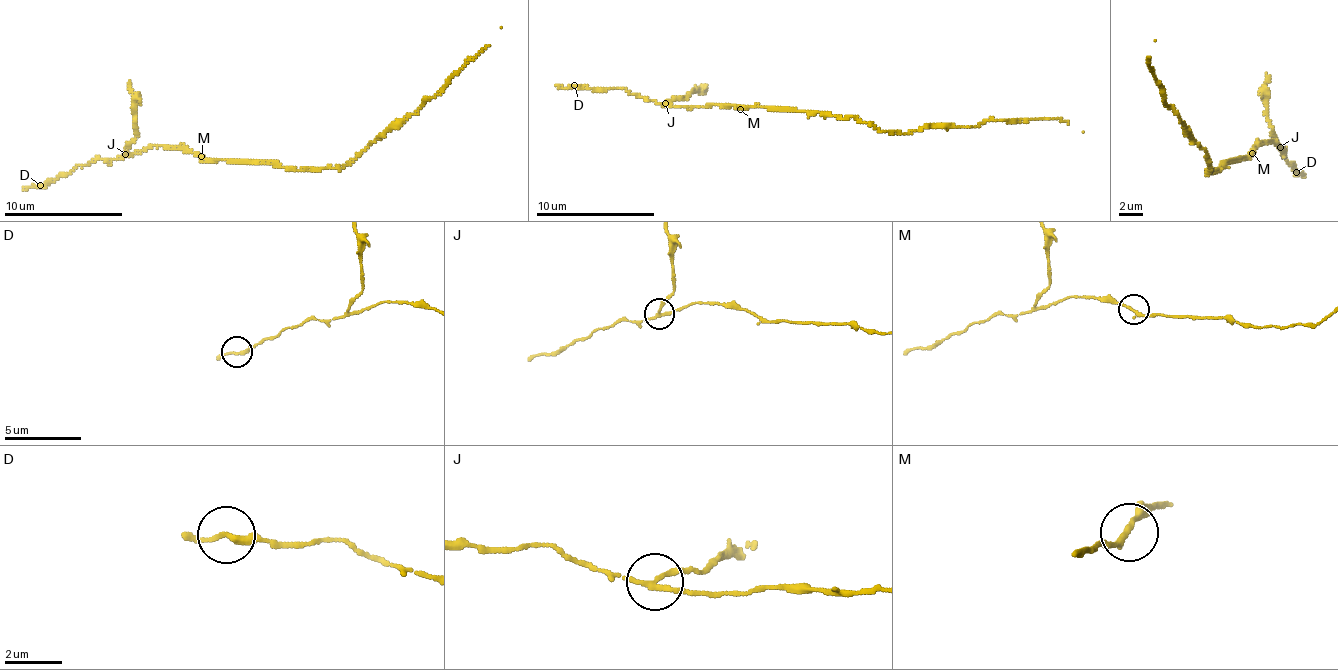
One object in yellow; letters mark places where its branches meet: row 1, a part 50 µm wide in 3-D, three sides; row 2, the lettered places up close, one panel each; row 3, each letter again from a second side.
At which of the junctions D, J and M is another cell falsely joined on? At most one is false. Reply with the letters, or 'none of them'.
J

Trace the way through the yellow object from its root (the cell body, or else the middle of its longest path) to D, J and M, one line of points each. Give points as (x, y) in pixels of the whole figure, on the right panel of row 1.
D: (1219, 168), (1274, 140), (1296, 172)
J: (1219, 168), (1240, 161), (1238, 158), (1250, 155), (1258, 145), (1268, 141), (1274, 140), (1280, 147)
M: (1219, 168), (1252, 153)

